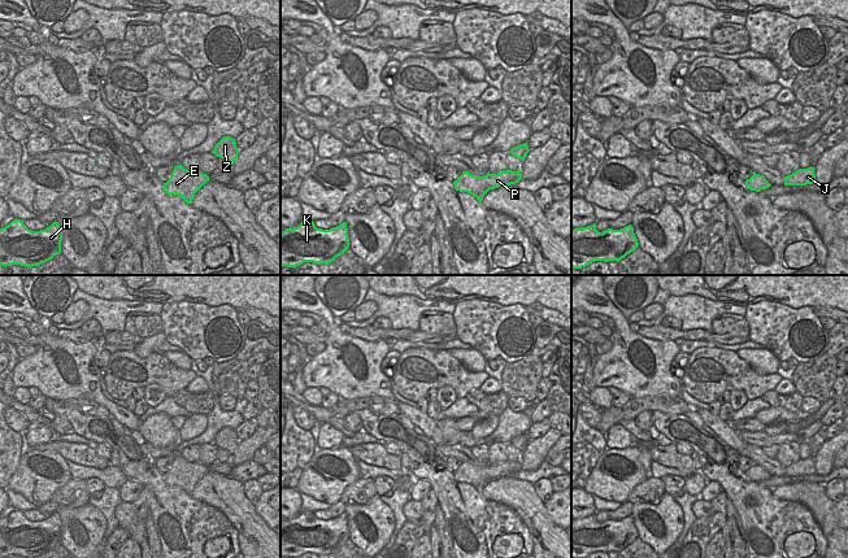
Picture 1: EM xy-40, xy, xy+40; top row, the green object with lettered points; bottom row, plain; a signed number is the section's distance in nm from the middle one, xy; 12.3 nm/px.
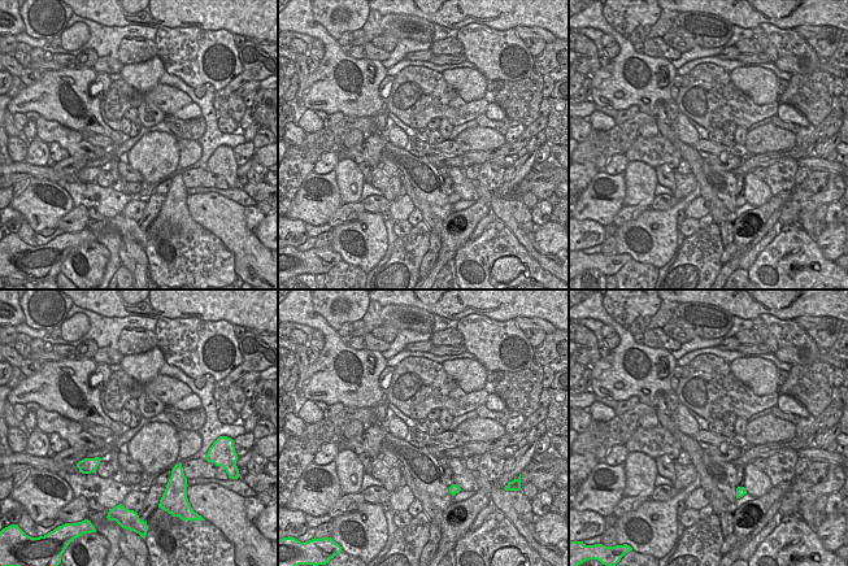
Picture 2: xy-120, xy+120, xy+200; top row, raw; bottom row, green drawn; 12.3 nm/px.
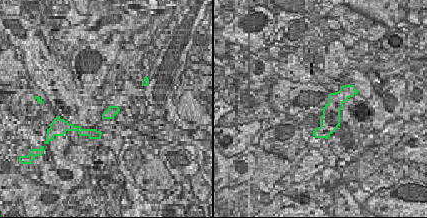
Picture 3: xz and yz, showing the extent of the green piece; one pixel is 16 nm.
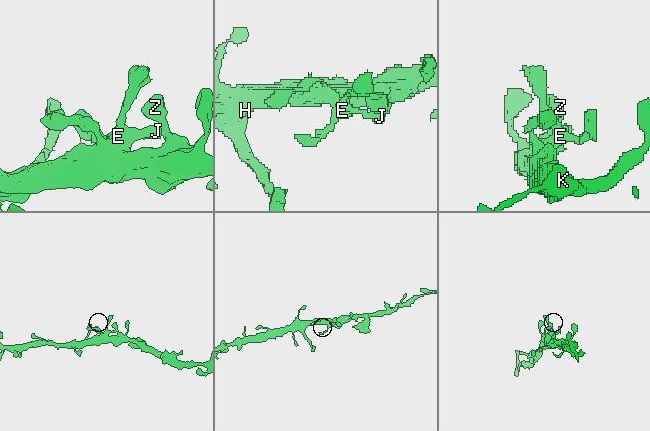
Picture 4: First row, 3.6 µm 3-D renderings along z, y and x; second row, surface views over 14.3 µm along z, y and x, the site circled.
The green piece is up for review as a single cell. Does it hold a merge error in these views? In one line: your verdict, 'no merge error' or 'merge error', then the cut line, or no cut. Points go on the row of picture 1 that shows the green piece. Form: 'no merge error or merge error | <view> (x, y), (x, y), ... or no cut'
no merge error | no cut

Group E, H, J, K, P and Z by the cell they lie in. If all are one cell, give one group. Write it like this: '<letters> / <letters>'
E H J K P Z

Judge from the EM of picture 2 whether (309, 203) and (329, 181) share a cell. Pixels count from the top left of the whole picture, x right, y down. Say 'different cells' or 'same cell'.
same cell

